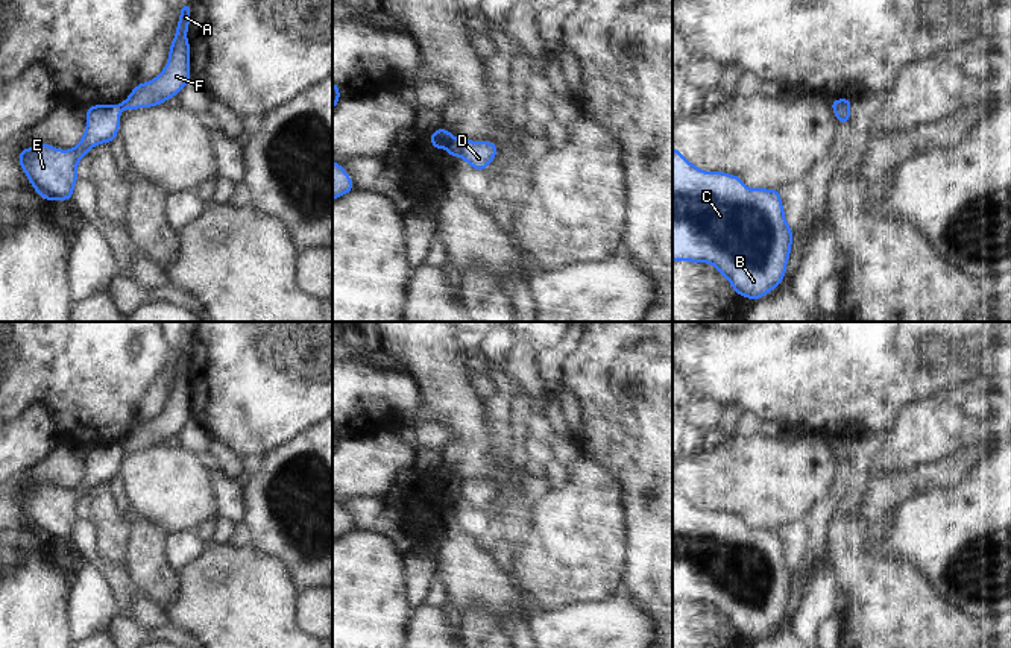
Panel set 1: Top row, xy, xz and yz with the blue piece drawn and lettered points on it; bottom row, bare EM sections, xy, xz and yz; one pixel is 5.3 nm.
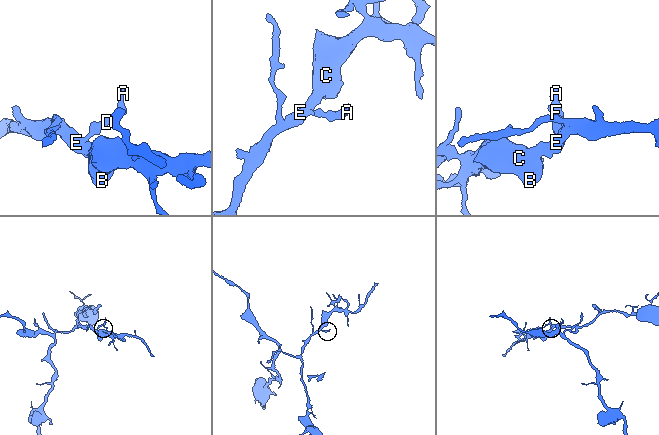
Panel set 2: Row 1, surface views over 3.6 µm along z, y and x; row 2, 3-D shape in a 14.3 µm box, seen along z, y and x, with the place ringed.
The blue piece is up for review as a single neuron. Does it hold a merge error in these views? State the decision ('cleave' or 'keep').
cleave

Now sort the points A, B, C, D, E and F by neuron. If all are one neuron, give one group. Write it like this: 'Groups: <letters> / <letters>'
Groups: A D F / B C E.

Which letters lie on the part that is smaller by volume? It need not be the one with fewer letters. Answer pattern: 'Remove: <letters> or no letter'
Remove: A, D, F

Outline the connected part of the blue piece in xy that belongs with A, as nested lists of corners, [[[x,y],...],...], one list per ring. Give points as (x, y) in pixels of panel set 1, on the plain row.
[[[185,341],[181,346],[181,357],[176,375],[168,390],[168,401],[164,410],[152,420],[138,423],[131,436],[120,443],[126,451],[137,448],[152,448],[161,445],[173,436],[178,436],[188,420],[190,413],[190,384],[187,370],[190,364],[191,348]]]

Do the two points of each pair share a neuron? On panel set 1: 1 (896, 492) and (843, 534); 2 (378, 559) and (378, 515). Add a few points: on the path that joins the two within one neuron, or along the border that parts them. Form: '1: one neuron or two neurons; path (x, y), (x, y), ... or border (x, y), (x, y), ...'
1: two neurons; border (850, 515), (872, 525)
2: two neurons; border (354, 527), (381, 534), (401, 556)

